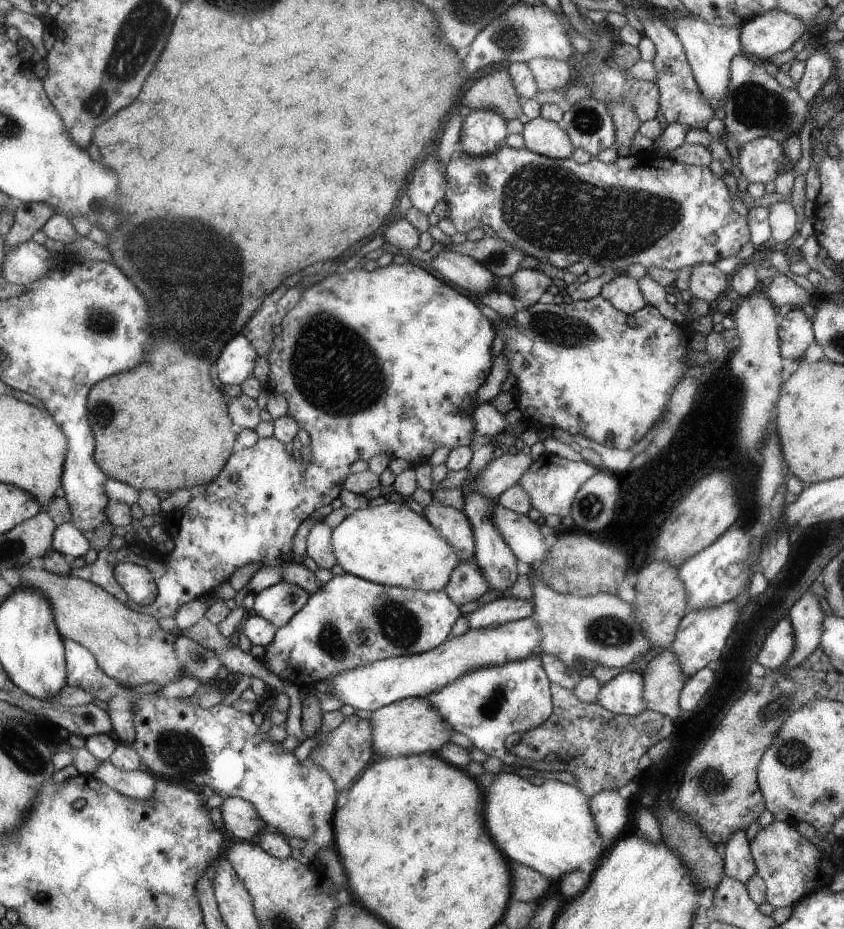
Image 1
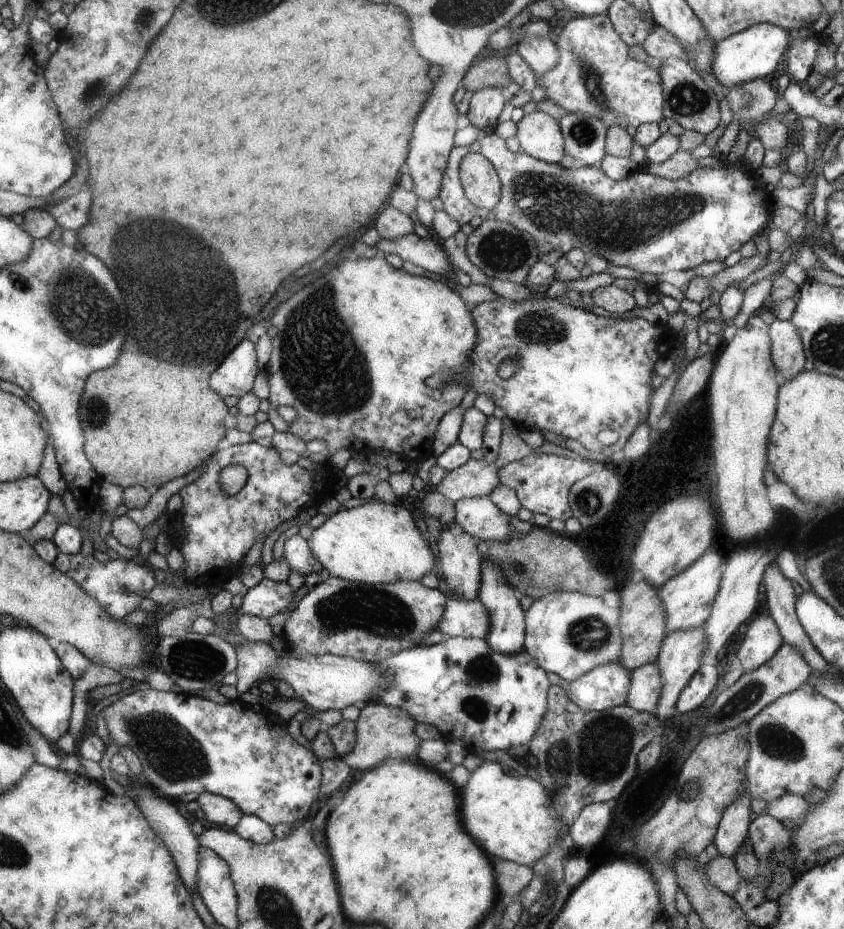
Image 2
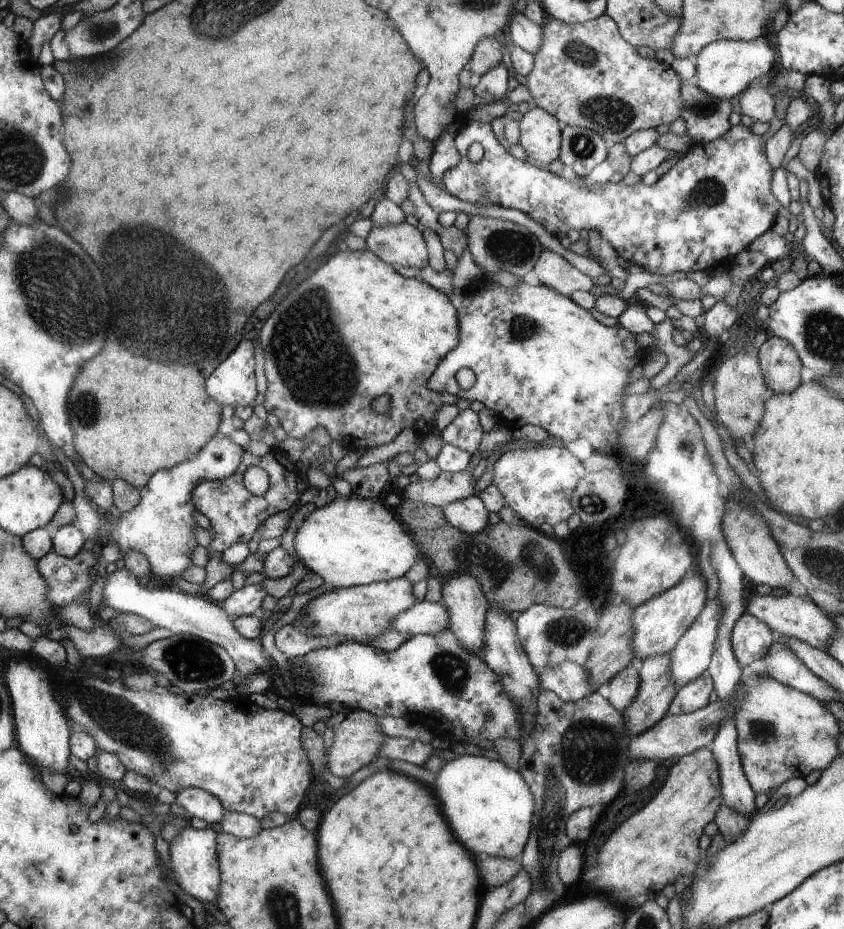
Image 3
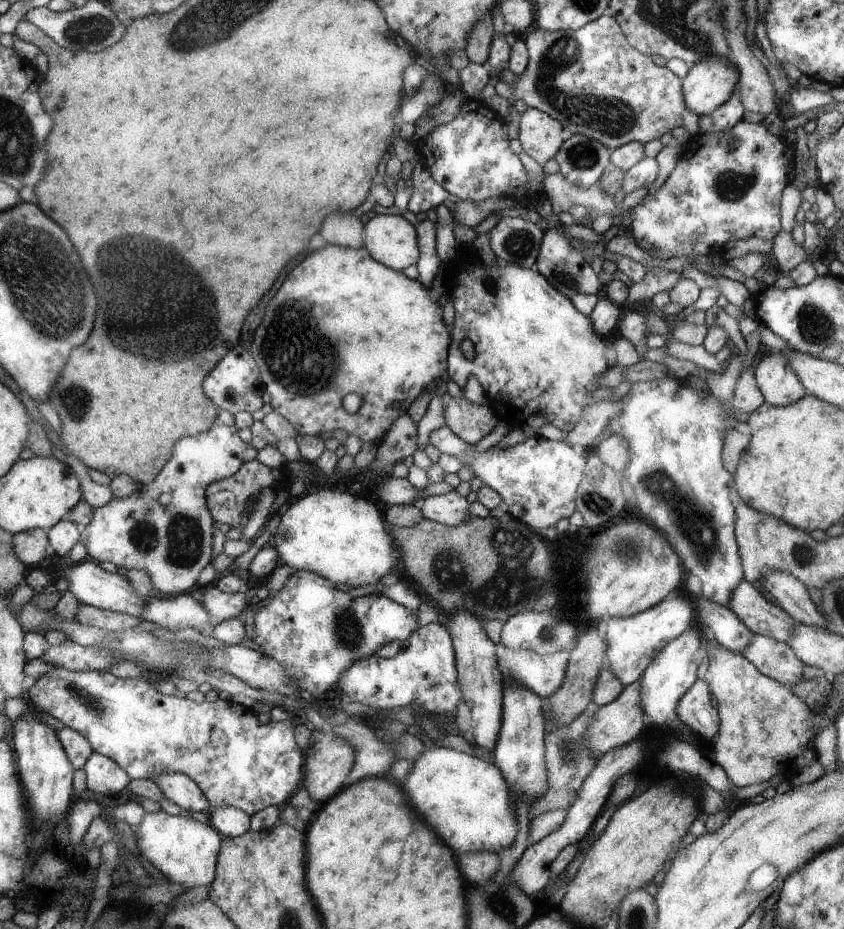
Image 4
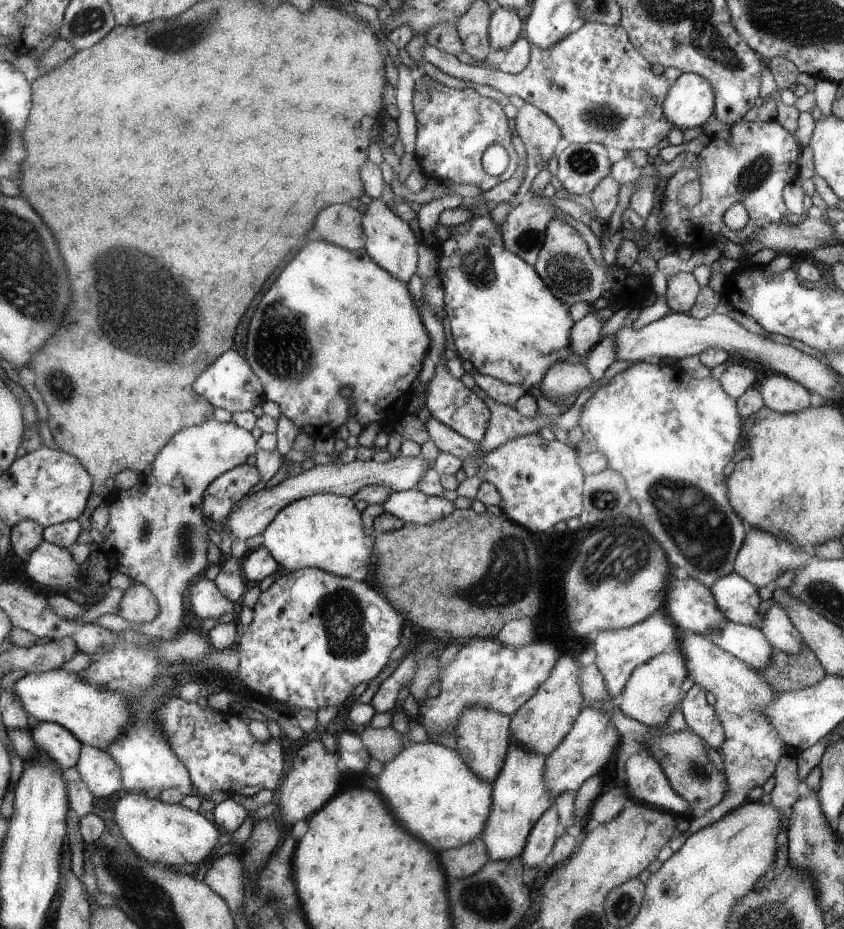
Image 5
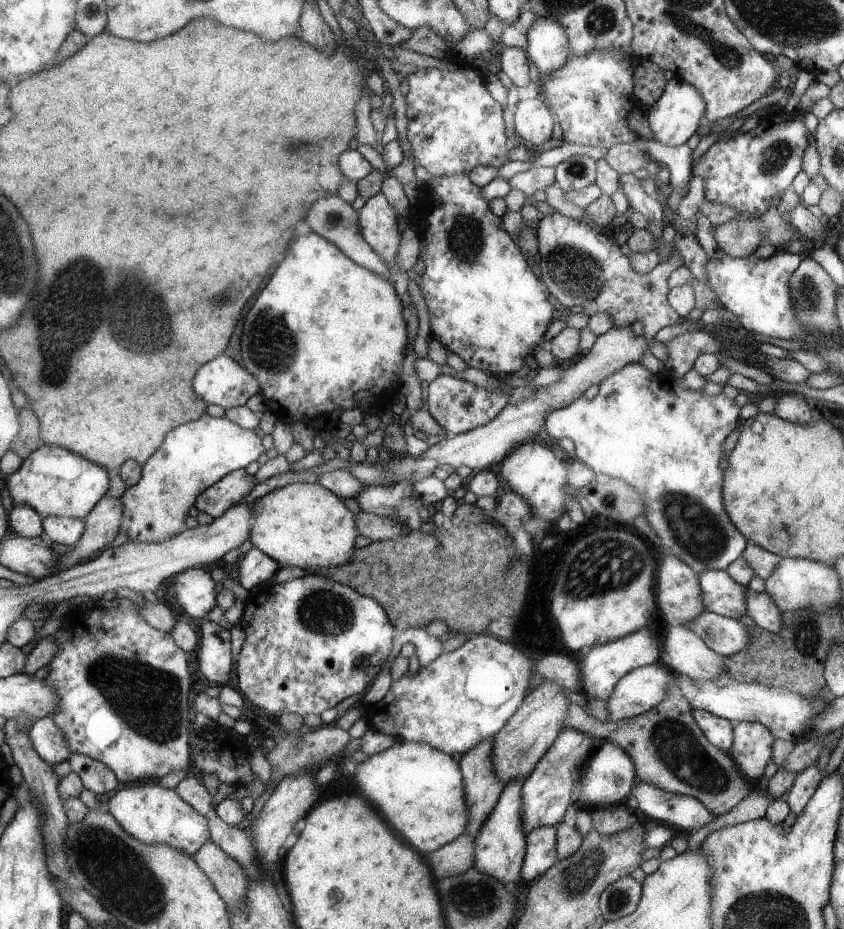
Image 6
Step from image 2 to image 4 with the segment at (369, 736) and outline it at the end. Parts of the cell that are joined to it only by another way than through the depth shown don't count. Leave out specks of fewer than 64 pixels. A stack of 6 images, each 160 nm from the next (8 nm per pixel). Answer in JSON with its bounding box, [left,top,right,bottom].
[305,729,356,805]

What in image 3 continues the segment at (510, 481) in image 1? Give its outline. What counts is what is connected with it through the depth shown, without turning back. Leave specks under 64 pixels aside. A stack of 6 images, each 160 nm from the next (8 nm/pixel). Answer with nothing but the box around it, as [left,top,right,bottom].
[401,462,478,508]

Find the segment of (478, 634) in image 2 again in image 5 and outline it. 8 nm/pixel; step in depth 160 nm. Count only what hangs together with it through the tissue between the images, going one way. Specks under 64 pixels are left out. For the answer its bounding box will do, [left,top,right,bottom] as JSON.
[236,569,404,712]

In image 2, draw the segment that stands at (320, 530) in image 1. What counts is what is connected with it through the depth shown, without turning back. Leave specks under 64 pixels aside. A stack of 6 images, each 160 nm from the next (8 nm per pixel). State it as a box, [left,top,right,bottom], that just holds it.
[280,535,323,575]

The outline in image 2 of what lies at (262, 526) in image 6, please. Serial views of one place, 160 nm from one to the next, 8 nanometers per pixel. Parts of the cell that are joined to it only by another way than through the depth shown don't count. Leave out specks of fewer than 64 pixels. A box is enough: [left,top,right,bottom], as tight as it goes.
[309,501,436,585]

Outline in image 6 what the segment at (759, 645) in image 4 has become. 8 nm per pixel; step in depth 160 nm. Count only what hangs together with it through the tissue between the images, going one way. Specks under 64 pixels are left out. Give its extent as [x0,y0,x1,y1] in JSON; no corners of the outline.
[688,611,751,657]

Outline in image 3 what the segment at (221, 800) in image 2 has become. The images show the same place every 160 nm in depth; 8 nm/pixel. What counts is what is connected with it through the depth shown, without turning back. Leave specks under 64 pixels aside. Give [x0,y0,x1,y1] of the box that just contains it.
[174,787,228,826]

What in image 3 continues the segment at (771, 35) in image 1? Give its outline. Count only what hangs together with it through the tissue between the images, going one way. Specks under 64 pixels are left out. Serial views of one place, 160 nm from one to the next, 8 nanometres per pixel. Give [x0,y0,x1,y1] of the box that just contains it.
[694,35,778,99]

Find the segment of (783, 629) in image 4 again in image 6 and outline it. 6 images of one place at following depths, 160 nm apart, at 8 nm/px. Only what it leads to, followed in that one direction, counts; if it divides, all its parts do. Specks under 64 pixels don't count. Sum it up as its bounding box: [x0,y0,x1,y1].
[699,570,748,620]

